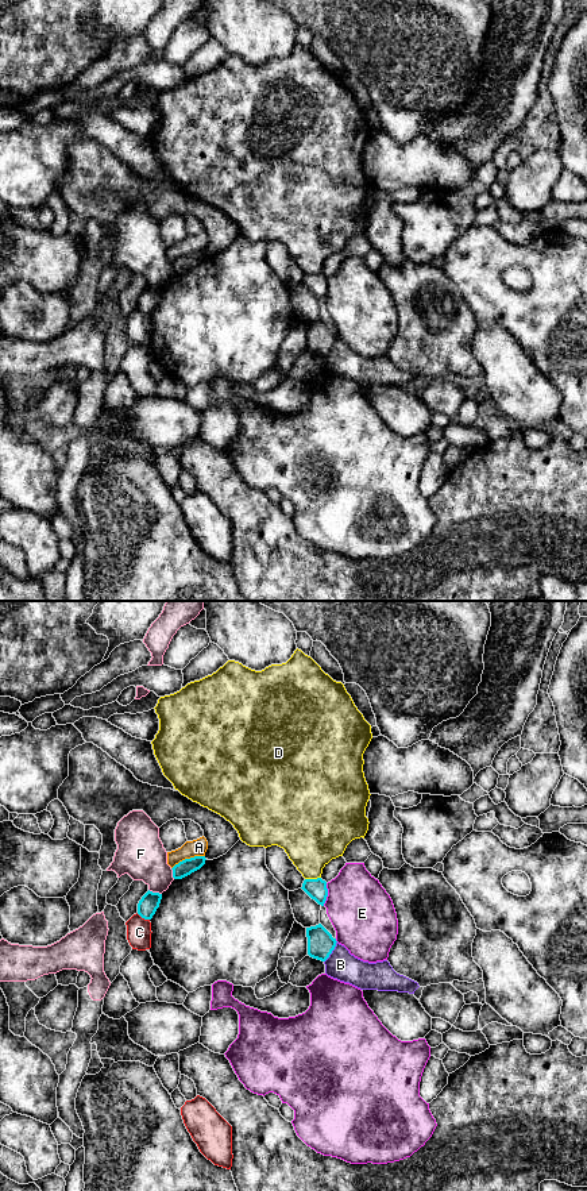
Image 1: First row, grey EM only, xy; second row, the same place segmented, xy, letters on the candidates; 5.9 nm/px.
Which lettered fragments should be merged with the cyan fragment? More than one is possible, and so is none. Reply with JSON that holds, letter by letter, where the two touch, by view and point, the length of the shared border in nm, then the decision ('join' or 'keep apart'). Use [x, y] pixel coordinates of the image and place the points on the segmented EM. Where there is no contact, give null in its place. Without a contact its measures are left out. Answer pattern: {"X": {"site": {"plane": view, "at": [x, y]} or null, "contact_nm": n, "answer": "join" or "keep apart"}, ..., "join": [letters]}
{"A": {"site": {"plane": "xy", "at": [188, 859]}, "contact_nm": 220, "answer": "keep apart"}, "B": {"site": {"plane": "xy", "at": [331, 952]}, "contact_nm": 150, "answer": "keep apart"}, "C": {"site": {"plane": "xy", "at": [143, 917]}, "contact_nm": 90, "answer": "keep apart"}, "D": {"site": {"plane": "xy", "at": [312, 879]}, "contact_nm": 100, "answer": "keep apart"}, "E": {"site": {"plane": "xy", "at": [327, 894]}, "contact_nm": 140, "answer": "keep apart"}, "F": {"site": {"plane": "xy", "at": [155, 893]}, "contact_nm": 90, "answer": "keep apart"}, "join": []}

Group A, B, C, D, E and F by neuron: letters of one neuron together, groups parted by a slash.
A / B / C / D / E / F

